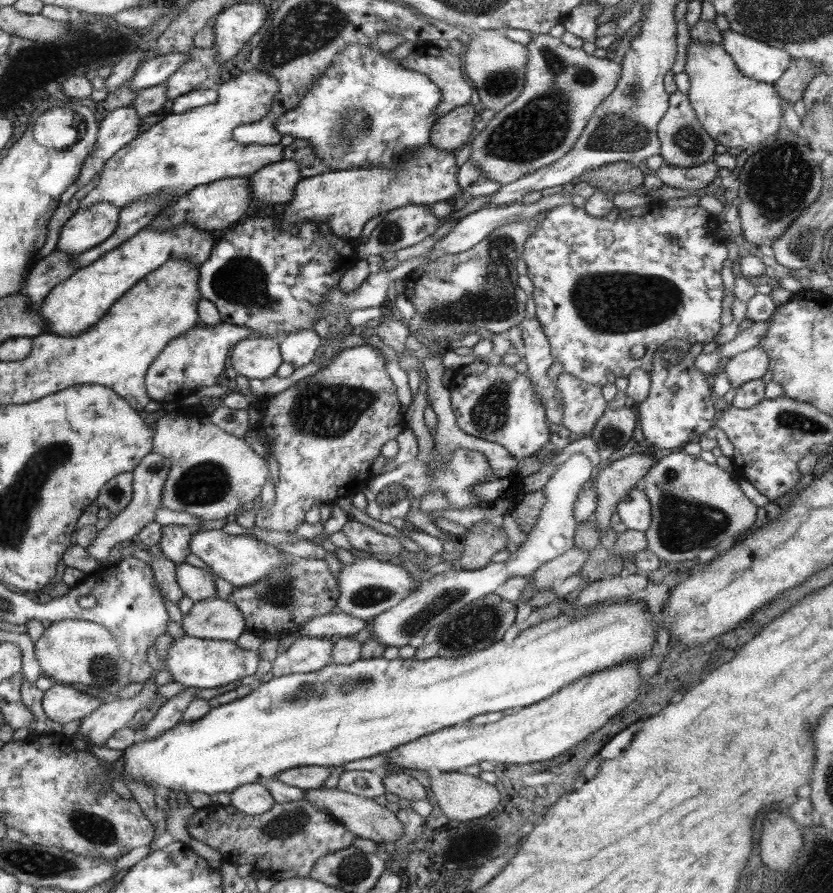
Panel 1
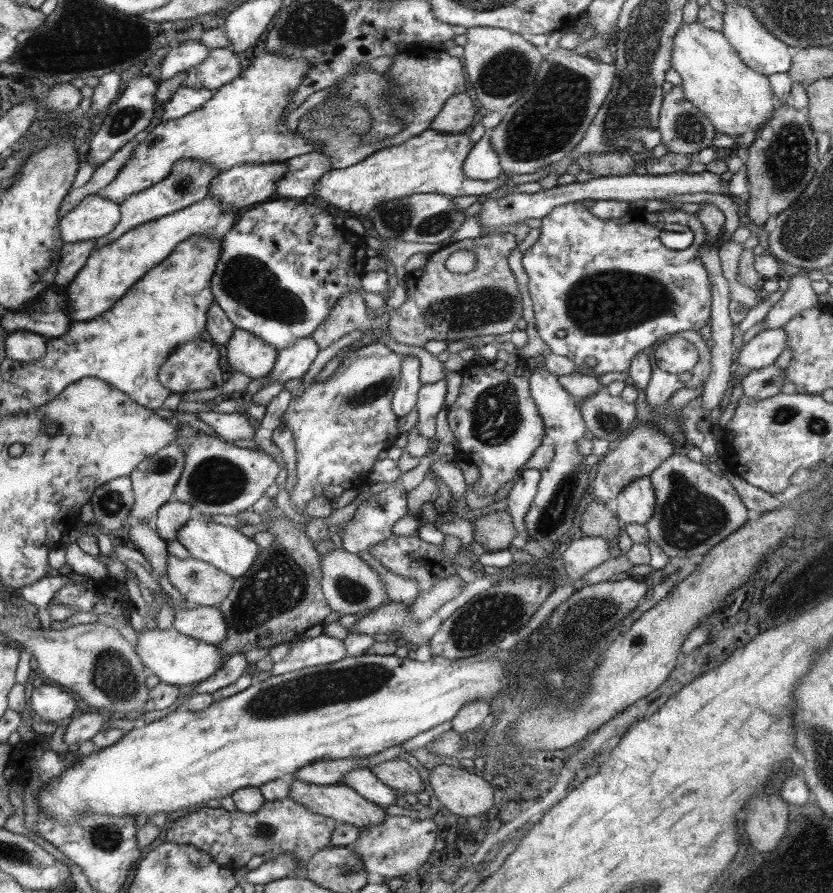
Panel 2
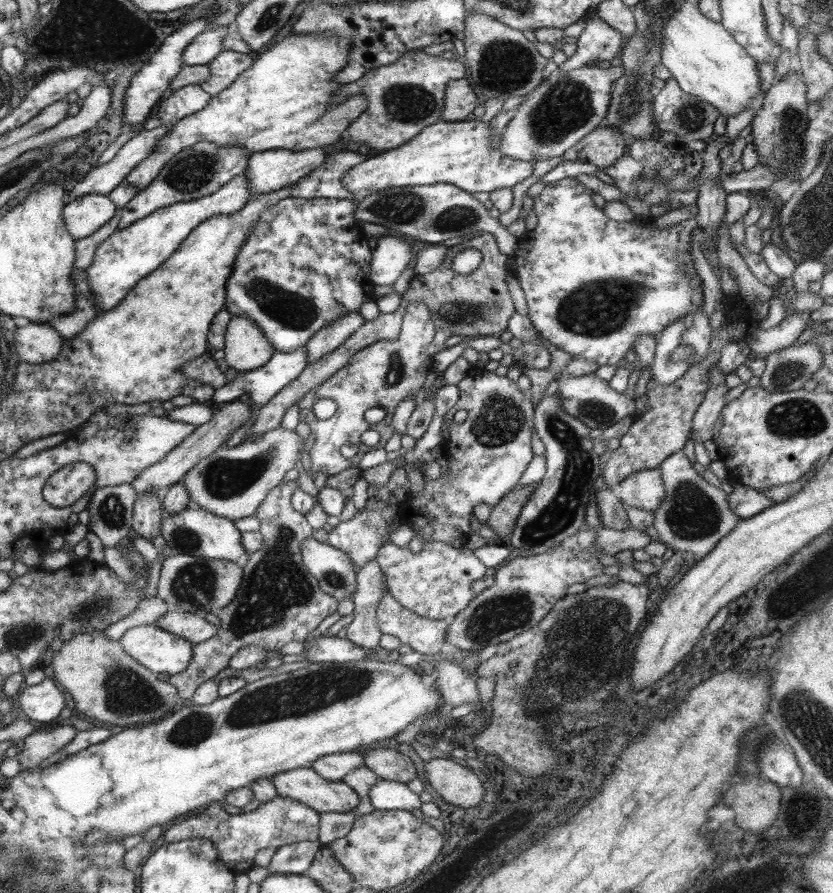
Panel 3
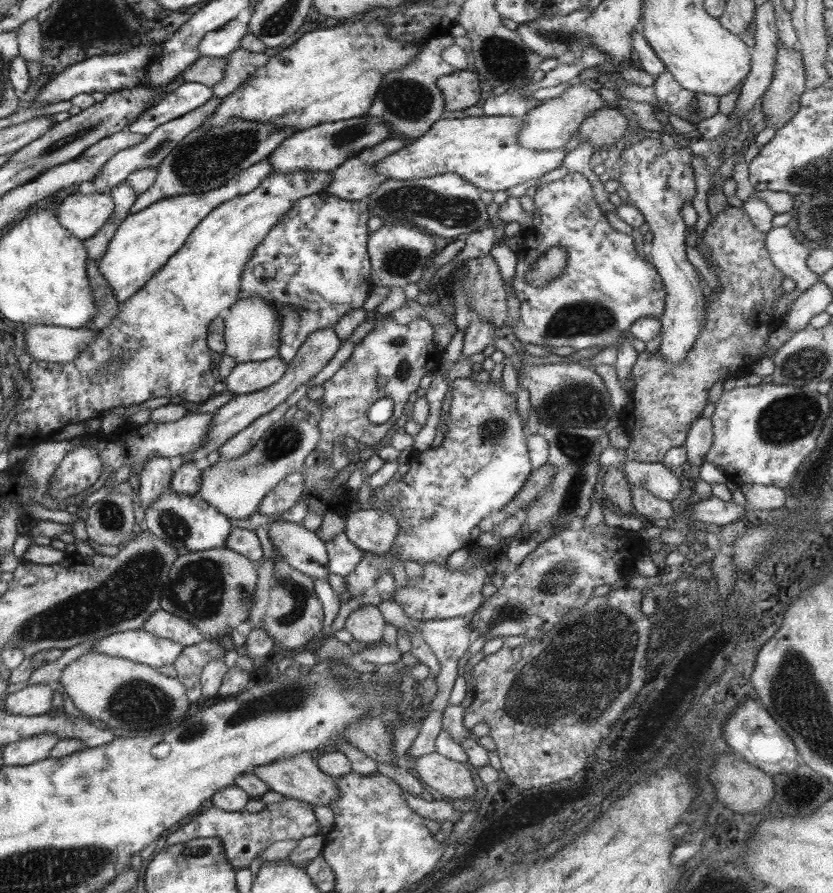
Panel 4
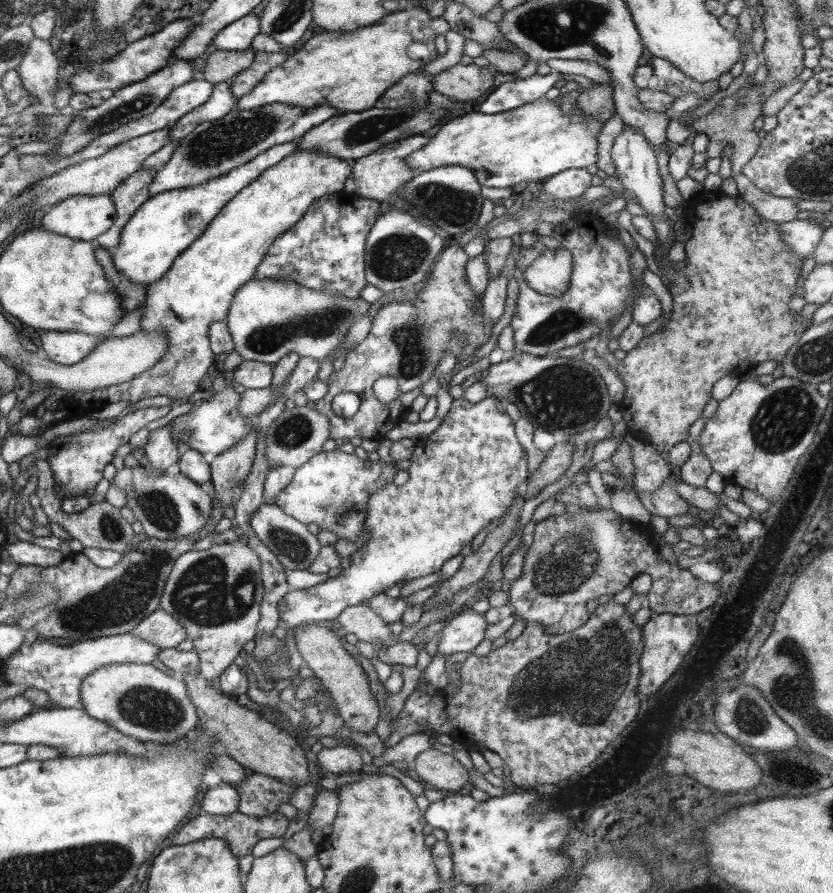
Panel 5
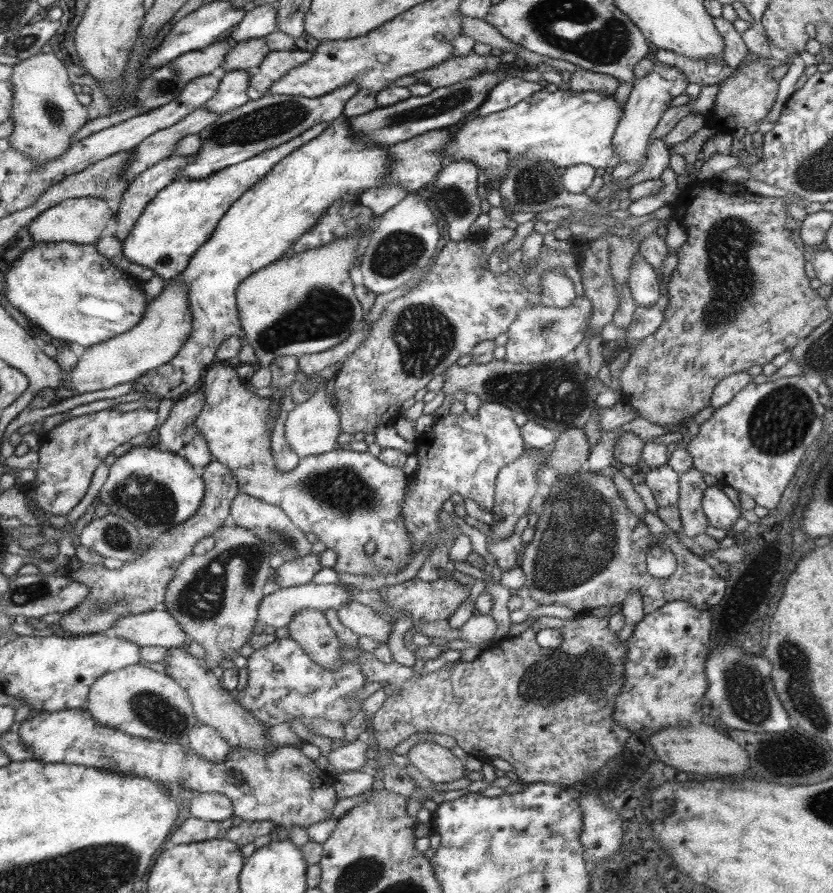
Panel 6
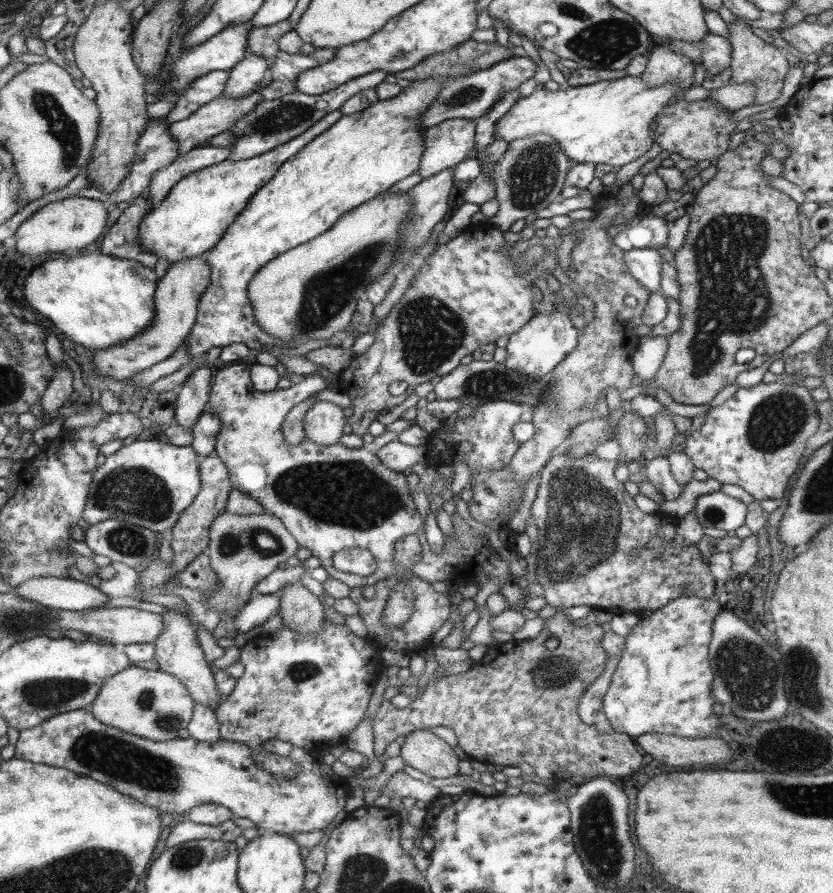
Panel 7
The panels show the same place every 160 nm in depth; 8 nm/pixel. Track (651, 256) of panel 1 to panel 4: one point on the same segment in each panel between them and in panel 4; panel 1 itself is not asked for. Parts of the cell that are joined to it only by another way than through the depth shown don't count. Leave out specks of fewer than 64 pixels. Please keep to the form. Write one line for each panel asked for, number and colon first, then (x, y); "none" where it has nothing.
2: (648, 291)
3: (592, 285)
4: (605, 287)

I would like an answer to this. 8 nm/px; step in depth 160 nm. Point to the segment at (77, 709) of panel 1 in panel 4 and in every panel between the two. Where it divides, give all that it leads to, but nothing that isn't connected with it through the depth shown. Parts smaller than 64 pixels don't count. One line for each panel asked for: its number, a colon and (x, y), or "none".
2: (49, 702)
3: (43, 702)
4: (36, 700)

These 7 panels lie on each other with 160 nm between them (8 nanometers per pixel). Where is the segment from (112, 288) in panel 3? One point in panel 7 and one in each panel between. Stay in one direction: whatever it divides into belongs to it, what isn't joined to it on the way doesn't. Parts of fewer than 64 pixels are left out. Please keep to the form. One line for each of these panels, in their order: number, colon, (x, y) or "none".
4: (144, 243)
5: (165, 225)
6: (181, 218)
7: (191, 220)

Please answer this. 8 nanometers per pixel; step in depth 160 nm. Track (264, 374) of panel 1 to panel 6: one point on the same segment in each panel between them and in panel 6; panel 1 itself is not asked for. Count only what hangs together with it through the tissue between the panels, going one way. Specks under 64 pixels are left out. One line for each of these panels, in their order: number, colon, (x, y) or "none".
2: (247, 353)
3: (246, 347)
4: (253, 326)
5: (268, 318)
6: (307, 304)

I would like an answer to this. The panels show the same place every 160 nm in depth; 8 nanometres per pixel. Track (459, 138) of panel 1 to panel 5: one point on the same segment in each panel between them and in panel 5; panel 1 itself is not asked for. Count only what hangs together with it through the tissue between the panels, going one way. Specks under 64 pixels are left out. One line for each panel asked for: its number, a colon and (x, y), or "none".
2: (457, 115)
3: (460, 100)
4: (461, 89)
5: (464, 83)

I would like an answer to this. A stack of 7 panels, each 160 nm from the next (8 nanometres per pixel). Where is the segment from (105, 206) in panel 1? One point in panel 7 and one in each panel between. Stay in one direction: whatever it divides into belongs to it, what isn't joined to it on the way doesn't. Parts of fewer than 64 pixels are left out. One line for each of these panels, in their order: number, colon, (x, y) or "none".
2: (95, 217)
3: (84, 216)
4: (84, 216)
5: (85, 217)
6: (77, 220)
7: (67, 226)

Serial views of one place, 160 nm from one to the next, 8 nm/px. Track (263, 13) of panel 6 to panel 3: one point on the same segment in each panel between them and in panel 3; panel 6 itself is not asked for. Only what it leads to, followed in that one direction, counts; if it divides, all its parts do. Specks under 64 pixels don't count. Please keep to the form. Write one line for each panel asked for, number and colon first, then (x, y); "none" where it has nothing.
3: (205, 47)
4: (217, 43)
5: (239, 35)

